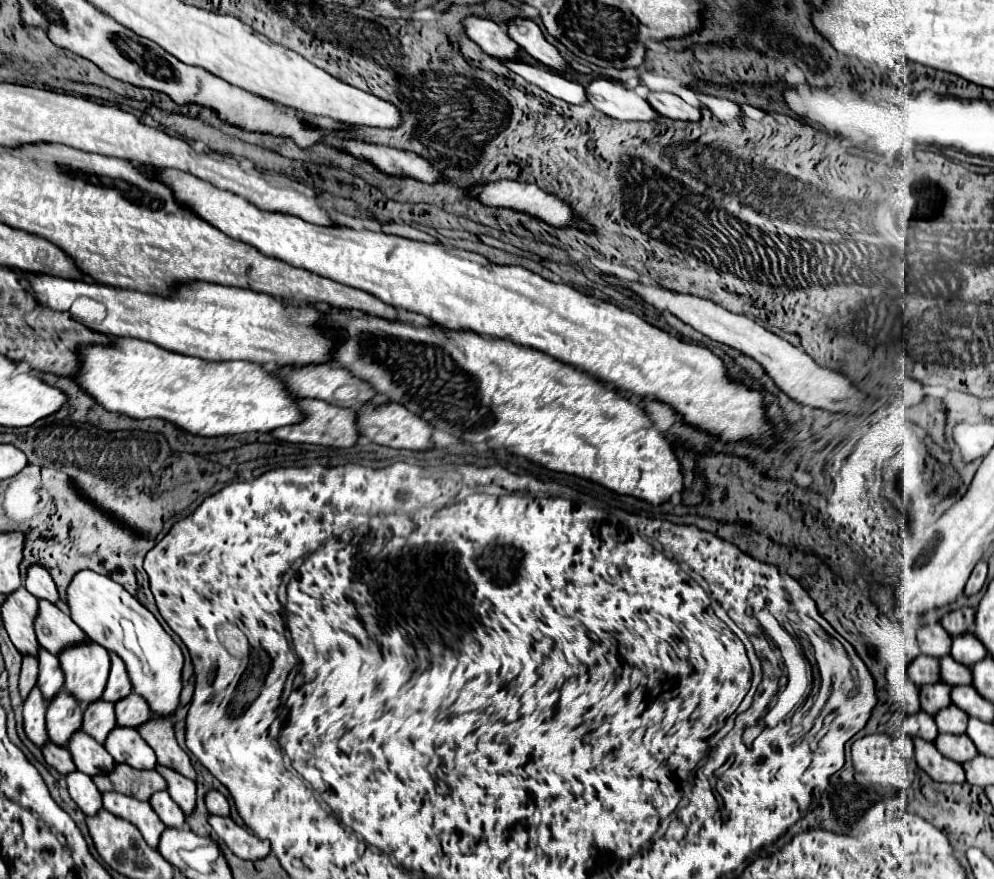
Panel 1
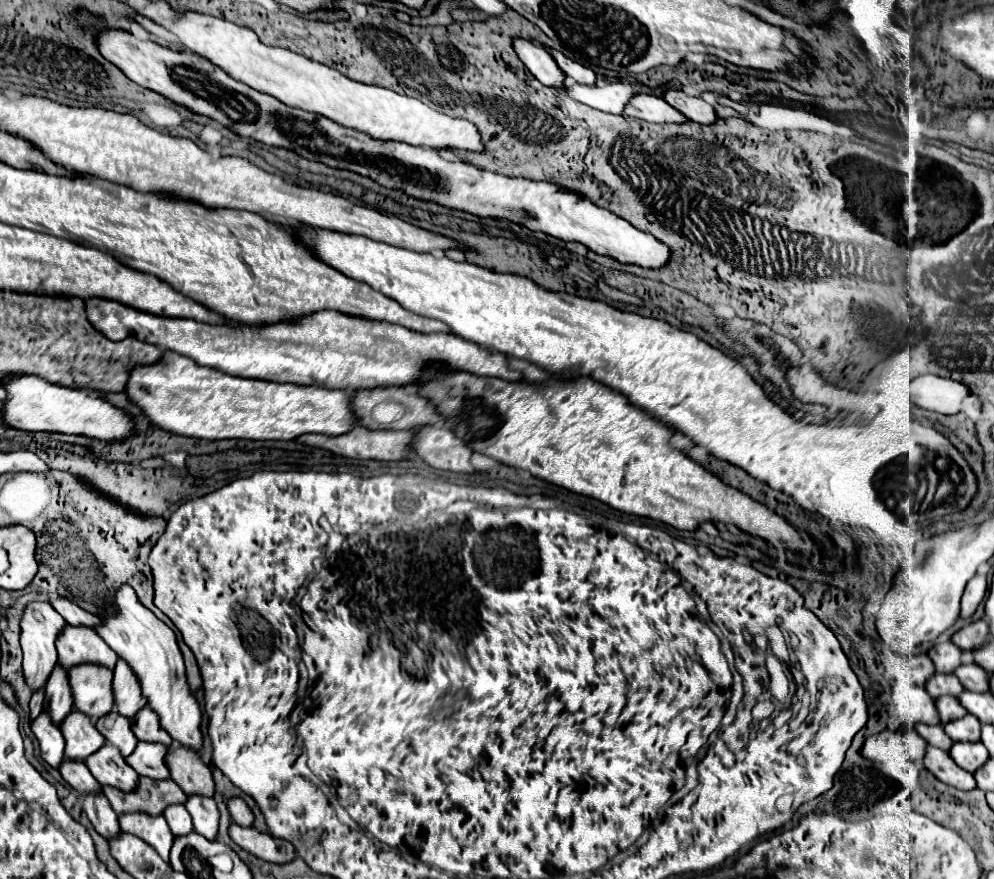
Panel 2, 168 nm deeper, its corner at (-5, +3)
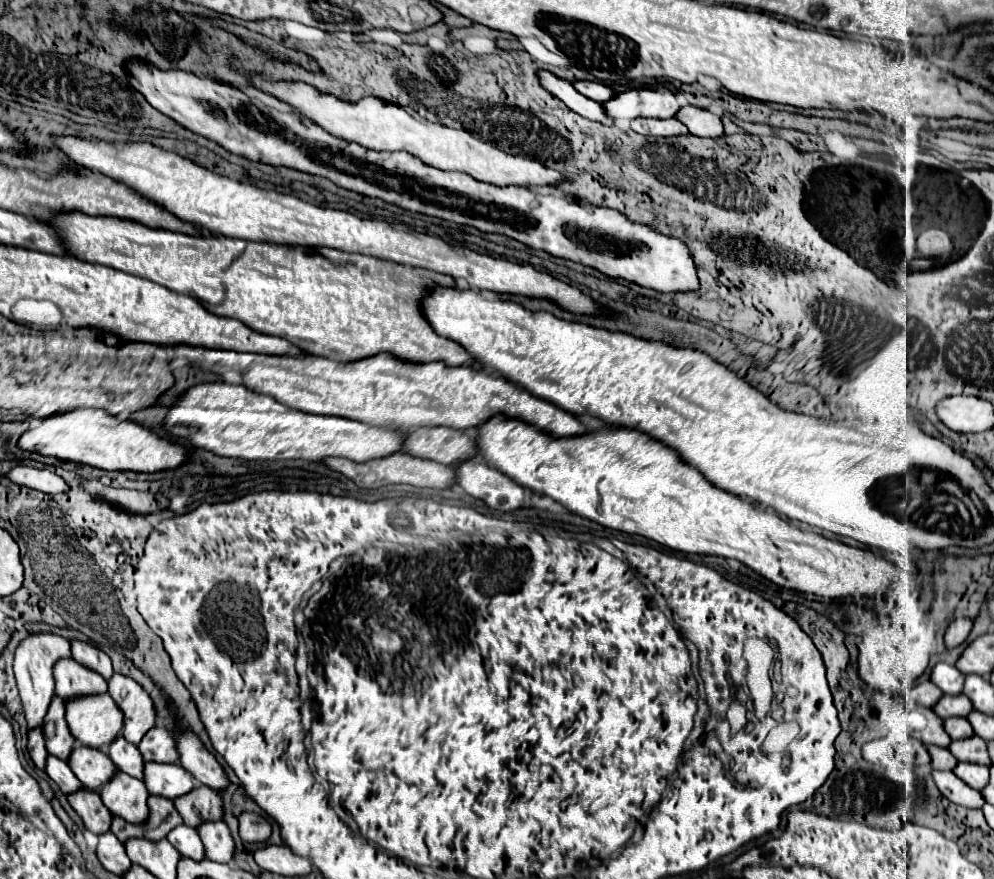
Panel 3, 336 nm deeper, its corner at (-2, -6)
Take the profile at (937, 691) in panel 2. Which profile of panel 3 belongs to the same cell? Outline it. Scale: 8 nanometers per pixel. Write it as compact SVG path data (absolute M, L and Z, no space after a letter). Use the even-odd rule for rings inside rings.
M945 694L935 706L933 710L941 716L941 718L947 718L947 716L965 716L969 714L969 710L973 710L969 698L965 694L959 694L959 696L951 696L951 694Z

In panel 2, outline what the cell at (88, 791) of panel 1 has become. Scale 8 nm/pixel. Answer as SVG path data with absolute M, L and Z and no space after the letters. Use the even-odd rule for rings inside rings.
M88 795L84 797L84 811L88 819L92 821L94 829L104 837L104 839L114 839L120 835L120 825L118 825L118 815L114 809L108 805L106 797L100 795Z

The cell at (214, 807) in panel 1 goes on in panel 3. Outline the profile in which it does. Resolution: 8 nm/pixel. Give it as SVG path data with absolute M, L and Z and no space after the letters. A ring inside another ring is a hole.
M243 812L239 816L239 836L245 842L265 842L269 834L271 834L271 824L263 816L249 812Z

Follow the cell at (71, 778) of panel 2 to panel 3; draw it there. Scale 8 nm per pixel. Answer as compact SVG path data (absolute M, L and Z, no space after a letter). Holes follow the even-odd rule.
M85 788L75 790L73 794L69 794L69 804L83 818L85 828L89 828L93 834L103 834L109 830L111 814L103 806L103 802L95 790L85 790Z

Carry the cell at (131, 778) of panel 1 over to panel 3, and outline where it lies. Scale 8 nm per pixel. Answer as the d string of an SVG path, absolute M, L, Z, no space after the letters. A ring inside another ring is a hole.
M151 796L149 798L149 818L143 824L129 824L127 820L113 816L111 820L111 832L121 840L129 838L149 838L149 840L161 840L173 830L175 826L183 824L181 814L175 810L173 800Z

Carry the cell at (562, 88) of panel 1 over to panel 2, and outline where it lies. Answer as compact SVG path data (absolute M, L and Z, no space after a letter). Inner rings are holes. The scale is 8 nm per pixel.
M618 81L618 83L608 83L608 85L596 85L596 87L588 87L588 85L568 85L564 89L566 95L574 97L576 101L590 105L598 111L604 113L622 113L624 107L628 105L628 101L638 93L638 89L626 81Z

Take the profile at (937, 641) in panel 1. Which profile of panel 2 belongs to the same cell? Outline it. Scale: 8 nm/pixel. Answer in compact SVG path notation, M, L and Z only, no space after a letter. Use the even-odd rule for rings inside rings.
M938 643L928 651L928 657L934 661L938 673L954 673L956 665L960 665L962 651L952 643Z

